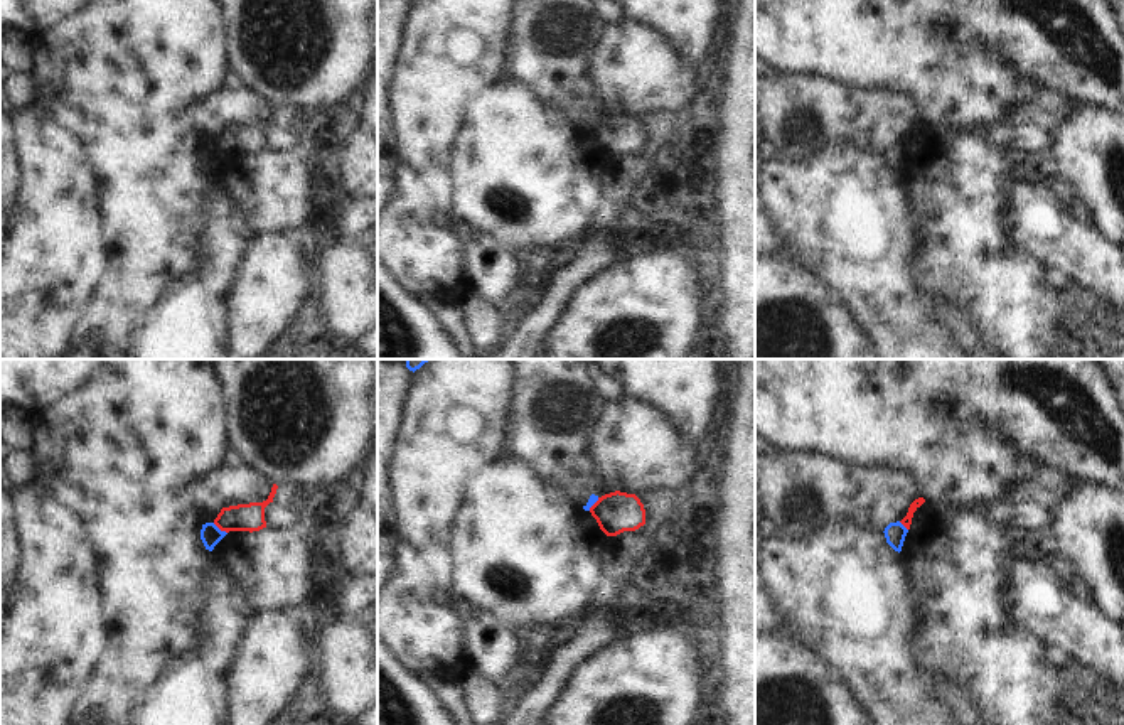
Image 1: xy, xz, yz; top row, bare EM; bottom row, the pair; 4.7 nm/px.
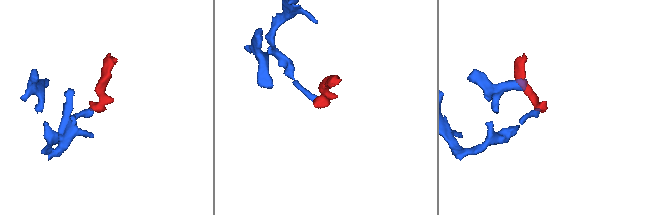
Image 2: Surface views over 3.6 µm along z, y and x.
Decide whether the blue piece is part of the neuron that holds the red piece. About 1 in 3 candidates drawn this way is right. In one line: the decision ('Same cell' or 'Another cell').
Another cell.

